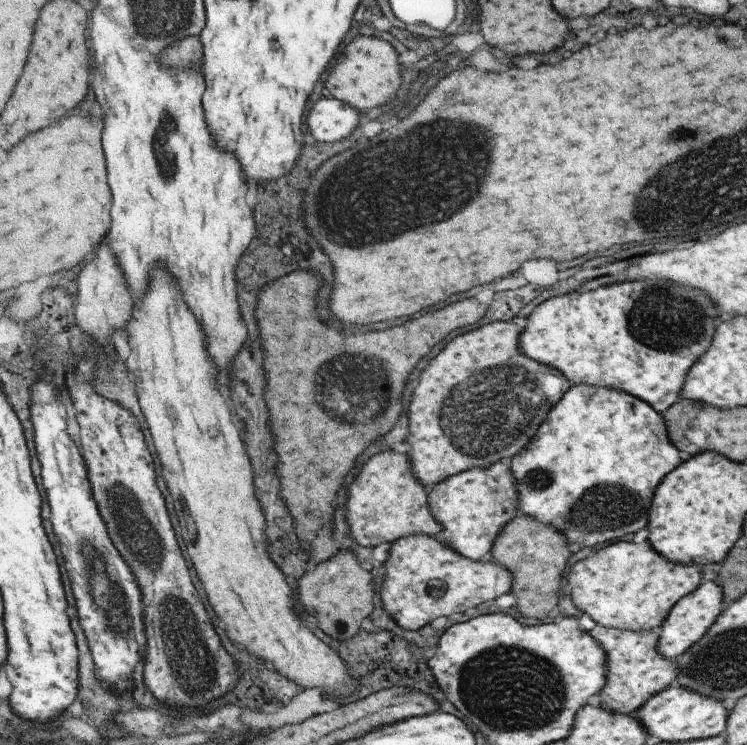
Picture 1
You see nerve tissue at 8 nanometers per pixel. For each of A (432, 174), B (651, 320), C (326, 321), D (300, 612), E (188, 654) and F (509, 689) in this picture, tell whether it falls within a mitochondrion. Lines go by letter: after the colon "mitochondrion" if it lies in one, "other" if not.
A: mitochondrion
B: mitochondrion
C: other
D: other
E: mitochondrion
F: mitochondrion

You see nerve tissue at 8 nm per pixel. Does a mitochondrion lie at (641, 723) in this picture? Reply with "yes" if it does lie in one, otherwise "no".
no

